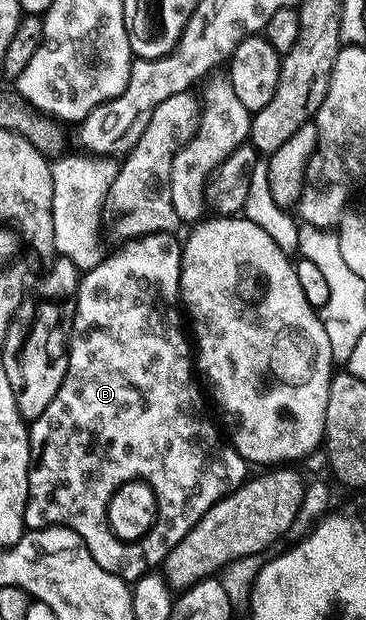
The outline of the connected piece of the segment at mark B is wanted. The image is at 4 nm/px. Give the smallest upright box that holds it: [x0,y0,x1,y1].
[24,232,249,582]

